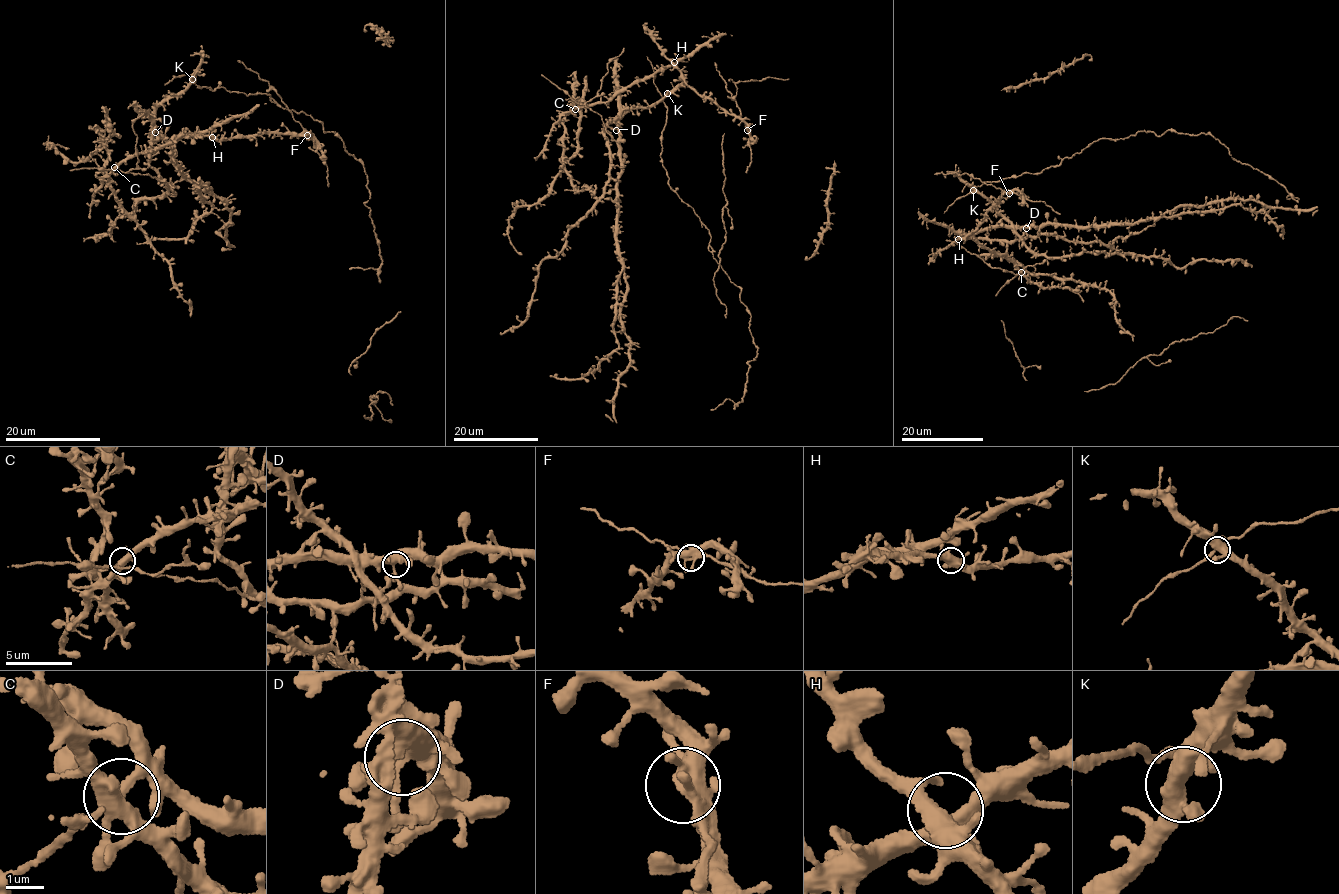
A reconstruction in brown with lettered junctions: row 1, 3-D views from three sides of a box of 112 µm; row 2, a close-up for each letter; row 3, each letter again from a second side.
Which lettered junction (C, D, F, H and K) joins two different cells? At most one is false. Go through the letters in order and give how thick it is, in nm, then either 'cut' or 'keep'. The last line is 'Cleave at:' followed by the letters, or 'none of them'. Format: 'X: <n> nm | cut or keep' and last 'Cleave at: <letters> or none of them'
C: 400 nm | keep
D: 460 nm | keep
F: 400 nm | cut
H: 420 nm | keep
K: 420 nm | keep
Cleave at: F

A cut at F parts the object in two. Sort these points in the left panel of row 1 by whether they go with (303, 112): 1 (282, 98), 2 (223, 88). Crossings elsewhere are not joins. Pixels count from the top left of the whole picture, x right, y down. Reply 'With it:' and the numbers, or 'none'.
With it: 2

